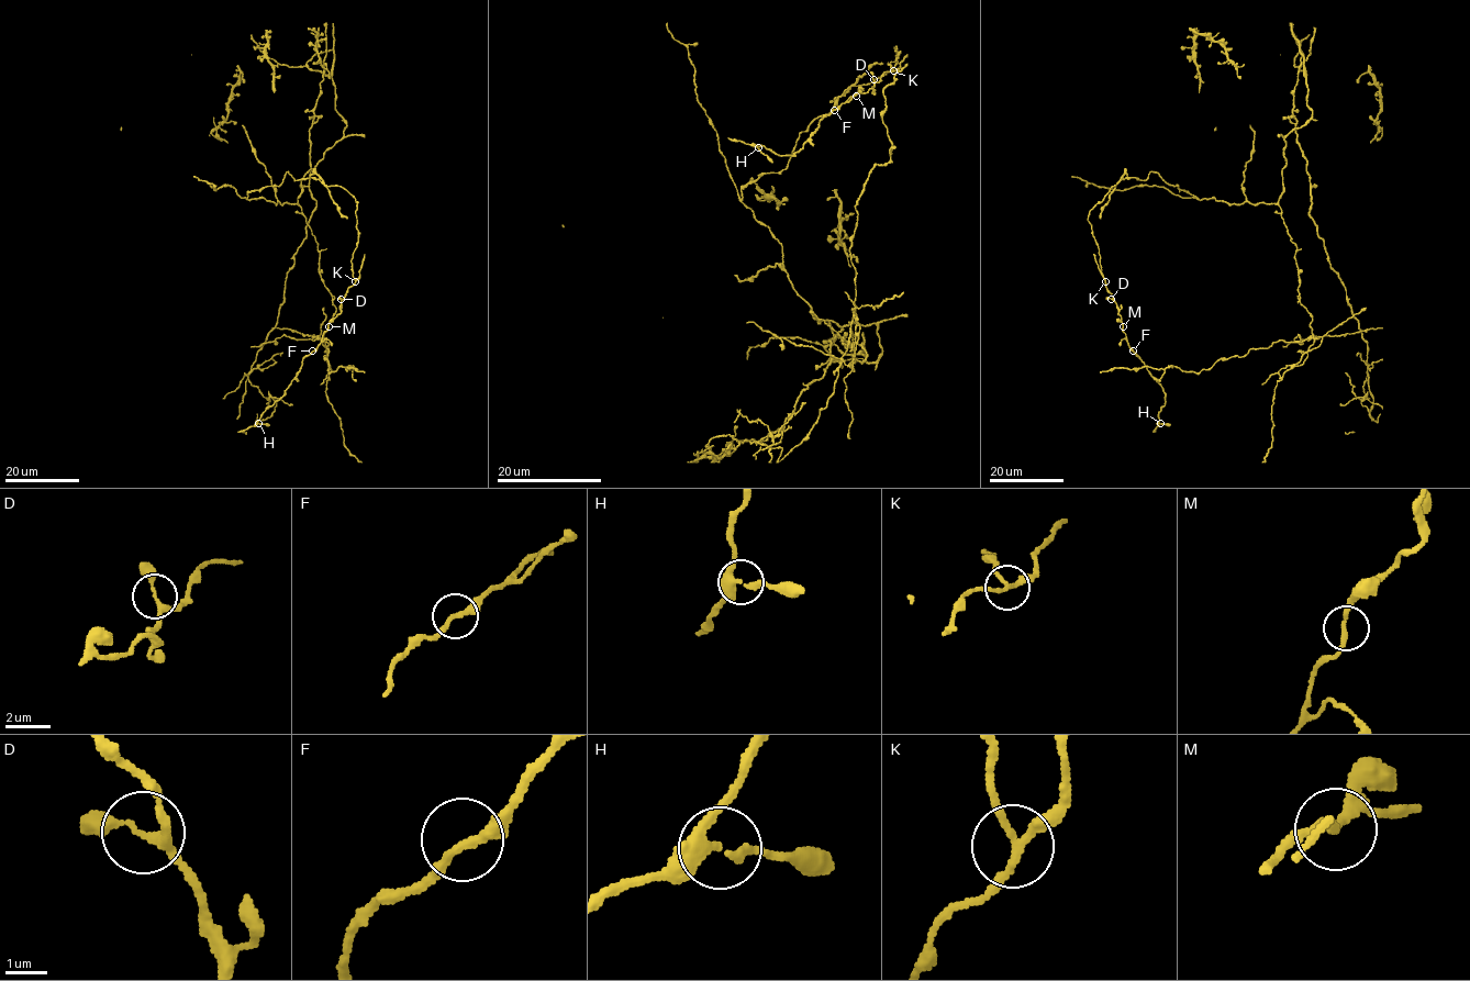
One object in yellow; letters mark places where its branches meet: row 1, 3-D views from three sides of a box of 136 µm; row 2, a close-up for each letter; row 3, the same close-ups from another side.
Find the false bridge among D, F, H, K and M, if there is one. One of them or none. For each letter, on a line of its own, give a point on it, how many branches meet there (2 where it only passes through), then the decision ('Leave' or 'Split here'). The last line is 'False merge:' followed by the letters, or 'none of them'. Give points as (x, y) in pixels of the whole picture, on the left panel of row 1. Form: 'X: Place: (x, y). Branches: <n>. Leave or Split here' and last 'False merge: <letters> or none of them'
D: Place: (341, 299). Branches: 3. Leave
F: Place: (312, 350). Branches: 2. Leave
H: Place: (258, 423). Branches: 3. Leave
K: Place: (355, 281). Branches: 3. Split here
M: Place: (329, 326). Branches: 2. Leave
False merge: K

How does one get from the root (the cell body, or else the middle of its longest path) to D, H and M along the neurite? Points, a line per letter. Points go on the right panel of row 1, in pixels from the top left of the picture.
D: (1284, 156), (1283, 192), (1271, 203), (1199, 199), (1153, 171), (1113, 186), (1088, 218), (1112, 299)
H: (1284, 156), (1276, 203), (1199, 199), (1151, 171), (1122, 179), (1089, 213), (1128, 346), (1165, 391), (1159, 423)
M: (1284, 156), (1283, 192), (1271, 203), (1199, 199), (1153, 171), (1110, 189), (1088, 221), (1123, 326)

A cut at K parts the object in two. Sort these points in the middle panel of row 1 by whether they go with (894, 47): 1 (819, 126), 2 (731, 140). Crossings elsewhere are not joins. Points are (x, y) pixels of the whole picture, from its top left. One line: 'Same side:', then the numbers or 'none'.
Same side: none

